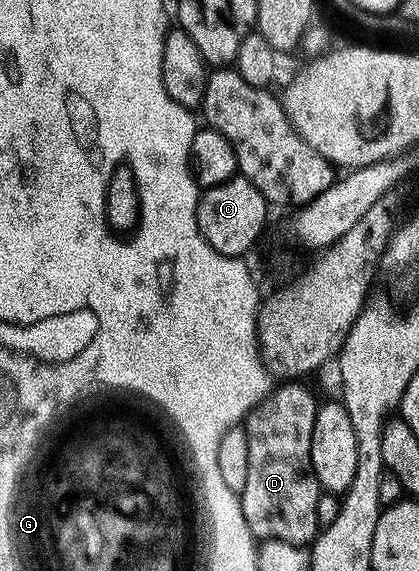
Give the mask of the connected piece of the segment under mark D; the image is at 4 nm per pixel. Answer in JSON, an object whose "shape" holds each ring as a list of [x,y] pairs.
{"shape":[[[284,382],[279,385],[281,388],[273,387],[259,404],[256,404],[248,411],[248,415],[242,421],[242,427],[246,430],[246,442],[250,446],[250,475],[246,477],[246,486],[238,495],[240,505],[242,506],[242,514],[246,518],[246,526],[250,526],[253,536],[260,542],[265,540],[281,540],[282,542],[308,546],[311,545],[318,535],[318,502],[322,495],[322,489],[312,469],[312,459],[310,458],[310,438],[314,438],[314,418],[316,417],[318,399],[316,400],[315,394],[304,384],[307,383]]]}

